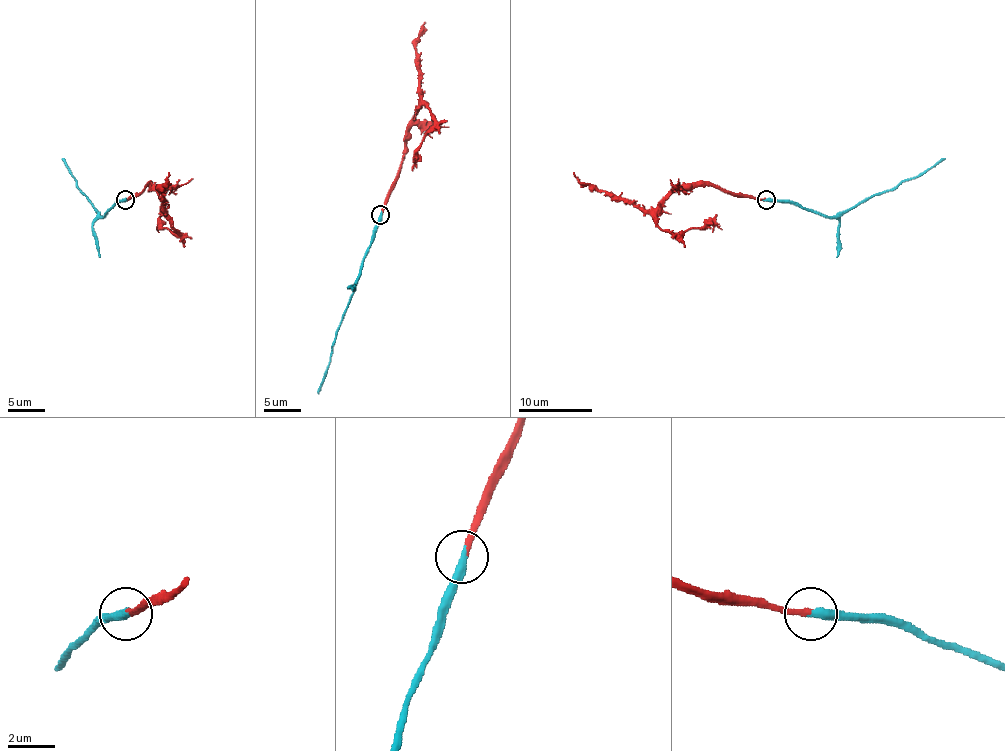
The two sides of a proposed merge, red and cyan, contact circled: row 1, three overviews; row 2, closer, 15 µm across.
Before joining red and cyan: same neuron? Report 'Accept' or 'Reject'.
Accept

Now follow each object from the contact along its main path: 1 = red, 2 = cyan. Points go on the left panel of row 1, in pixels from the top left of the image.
1: (124, 198), (134, 196), (148, 185), (163, 209), (159, 189), (169, 172)
2: (124, 200), (102, 217), (78, 189), (63, 158)

